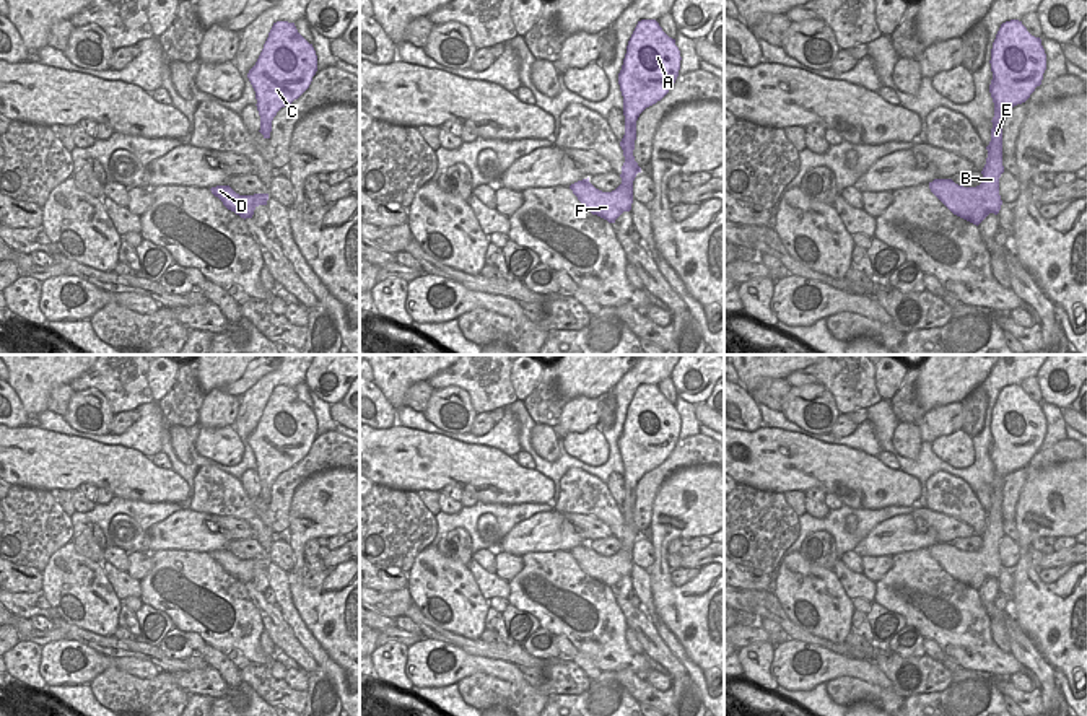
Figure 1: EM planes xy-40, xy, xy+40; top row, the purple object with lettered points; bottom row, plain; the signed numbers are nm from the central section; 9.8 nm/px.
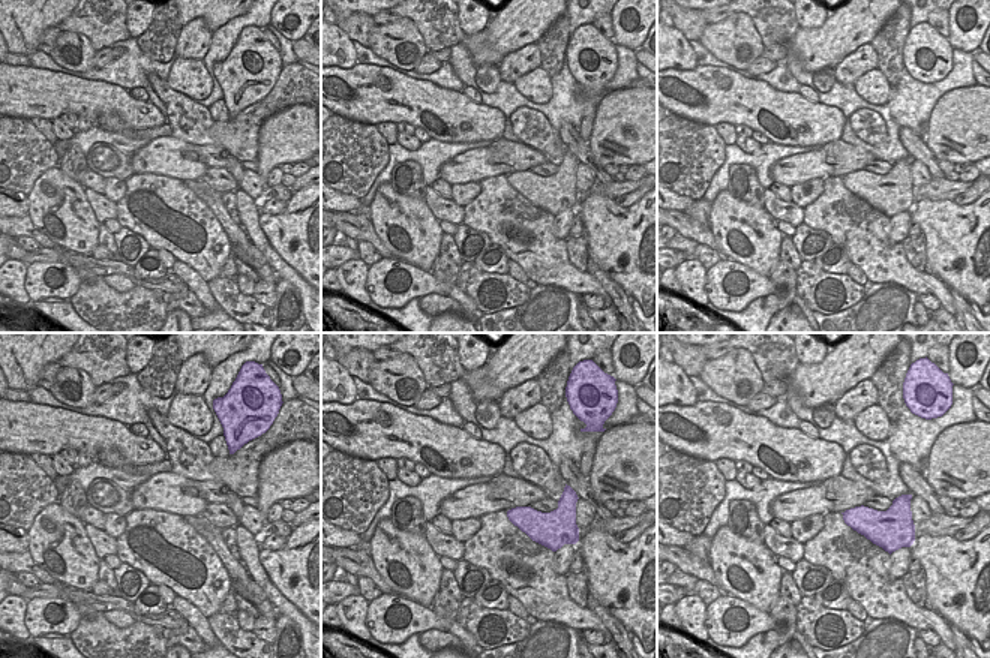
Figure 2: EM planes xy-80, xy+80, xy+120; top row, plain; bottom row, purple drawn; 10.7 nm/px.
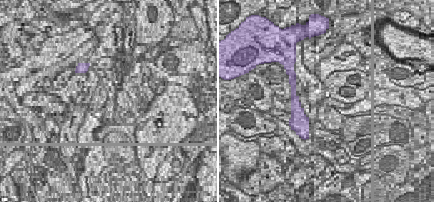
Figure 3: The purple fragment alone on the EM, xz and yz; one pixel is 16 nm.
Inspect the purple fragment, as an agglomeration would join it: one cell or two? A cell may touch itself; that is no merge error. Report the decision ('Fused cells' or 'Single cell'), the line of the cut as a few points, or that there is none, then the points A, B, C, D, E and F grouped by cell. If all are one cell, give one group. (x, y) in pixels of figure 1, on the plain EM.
Single cell. No split. Groups: A B C D E F

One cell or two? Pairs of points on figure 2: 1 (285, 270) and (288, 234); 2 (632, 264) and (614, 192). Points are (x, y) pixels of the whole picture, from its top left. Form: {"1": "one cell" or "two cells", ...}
{"1": "two cells", "2": "two cells"}

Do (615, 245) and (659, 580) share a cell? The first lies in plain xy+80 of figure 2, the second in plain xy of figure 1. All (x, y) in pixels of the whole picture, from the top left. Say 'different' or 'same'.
same

